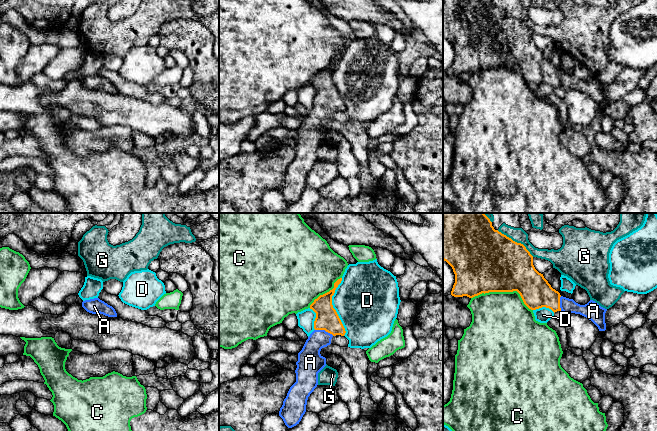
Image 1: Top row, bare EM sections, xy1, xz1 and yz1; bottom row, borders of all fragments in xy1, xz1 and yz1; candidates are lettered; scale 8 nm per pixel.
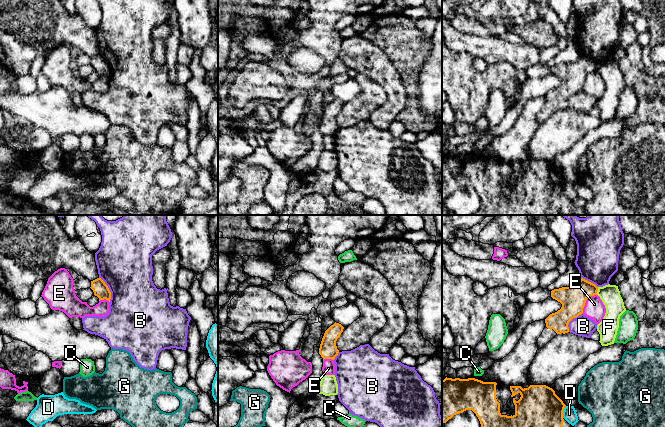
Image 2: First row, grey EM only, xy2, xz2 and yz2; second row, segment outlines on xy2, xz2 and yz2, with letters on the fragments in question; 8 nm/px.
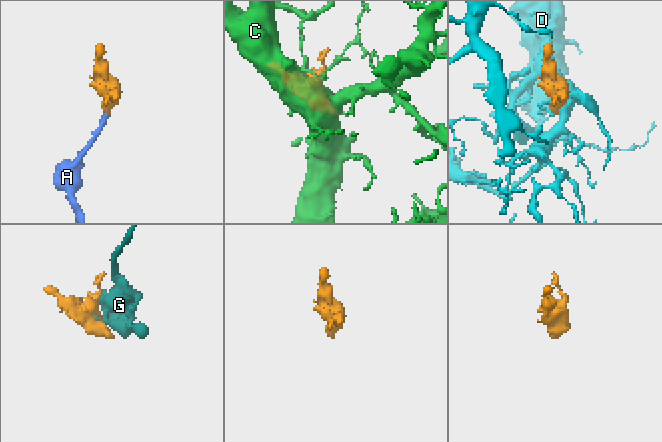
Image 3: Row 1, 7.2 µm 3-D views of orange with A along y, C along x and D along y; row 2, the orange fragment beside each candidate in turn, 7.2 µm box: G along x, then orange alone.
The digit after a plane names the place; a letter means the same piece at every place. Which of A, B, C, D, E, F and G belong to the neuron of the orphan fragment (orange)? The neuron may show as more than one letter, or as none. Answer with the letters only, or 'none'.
A

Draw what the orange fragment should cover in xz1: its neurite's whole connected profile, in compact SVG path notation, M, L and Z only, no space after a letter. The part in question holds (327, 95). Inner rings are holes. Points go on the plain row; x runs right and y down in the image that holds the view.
M342 54L334 59L334 64L320 71L310 81L316 89L314 107L298 129L296 158L290 163L279 192L288 204L299 200L306 188L307 176L318 161L318 149L326 142L326 134L320 130L322 124L331 120L333 112L344 112L345 104L332 81L332 72Z

